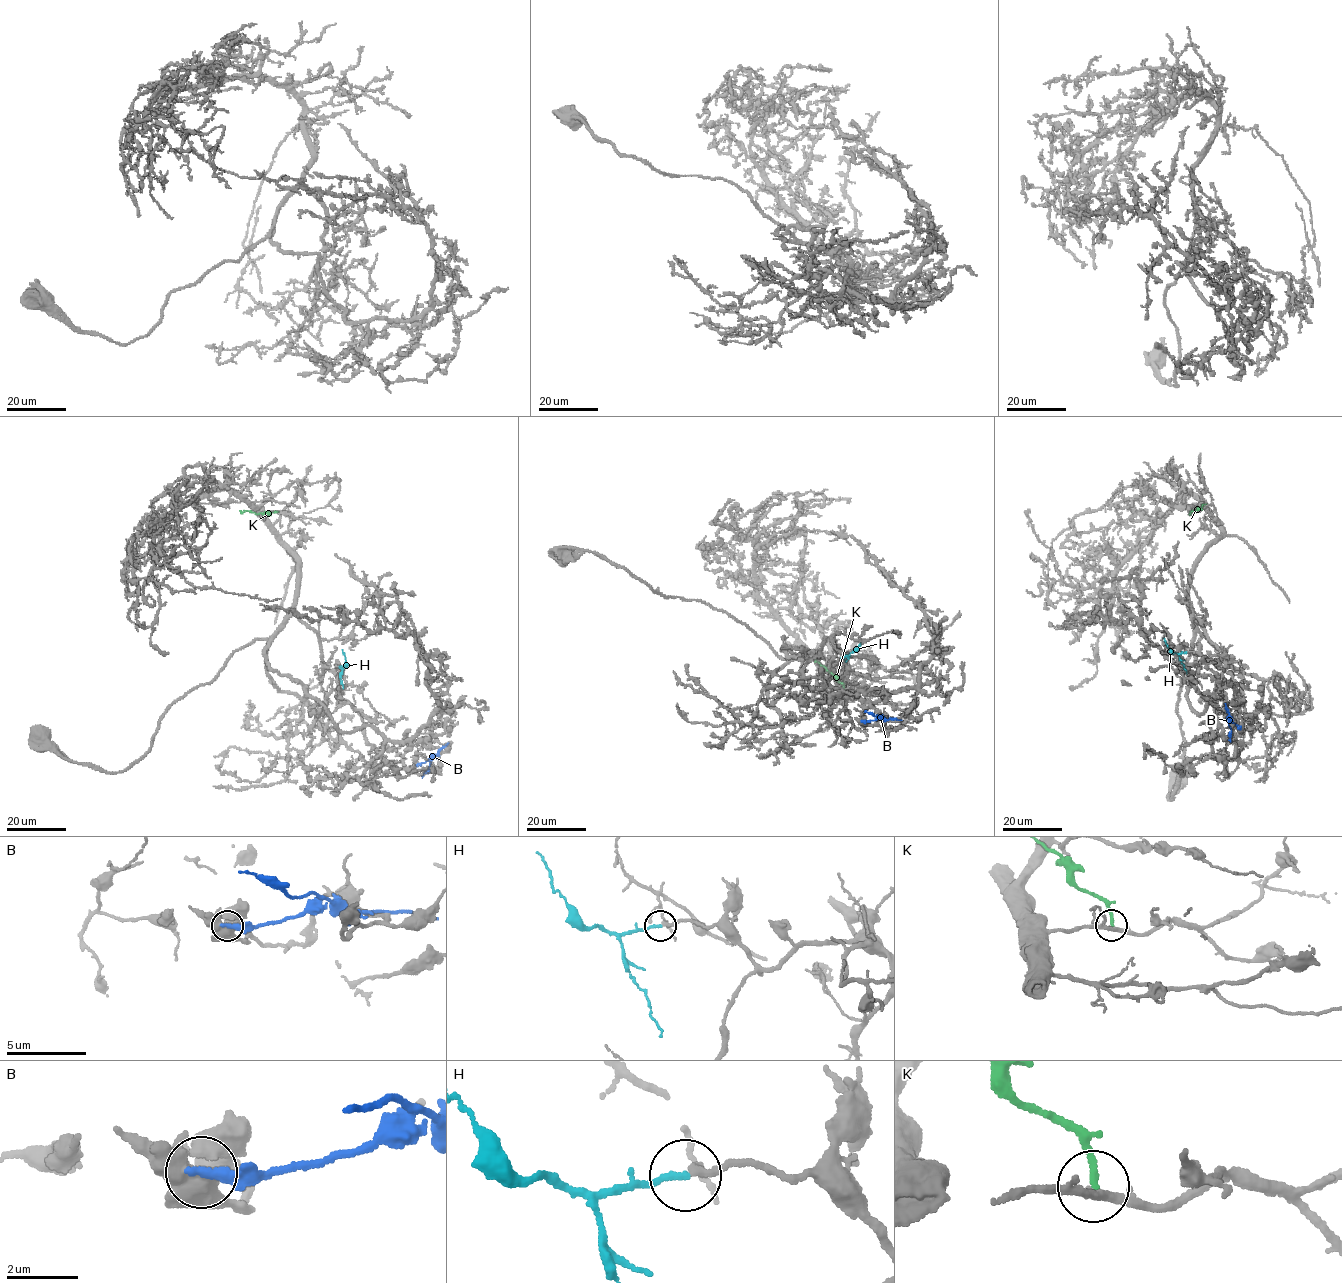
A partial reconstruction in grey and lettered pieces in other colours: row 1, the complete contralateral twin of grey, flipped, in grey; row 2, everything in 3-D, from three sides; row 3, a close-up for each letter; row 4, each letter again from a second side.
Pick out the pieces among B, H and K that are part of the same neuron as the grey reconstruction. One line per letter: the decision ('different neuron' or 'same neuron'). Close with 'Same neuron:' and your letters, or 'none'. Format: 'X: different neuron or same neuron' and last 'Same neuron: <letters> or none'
B: different neuron
H: same neuron
K: different neuron
Same neuron: H

